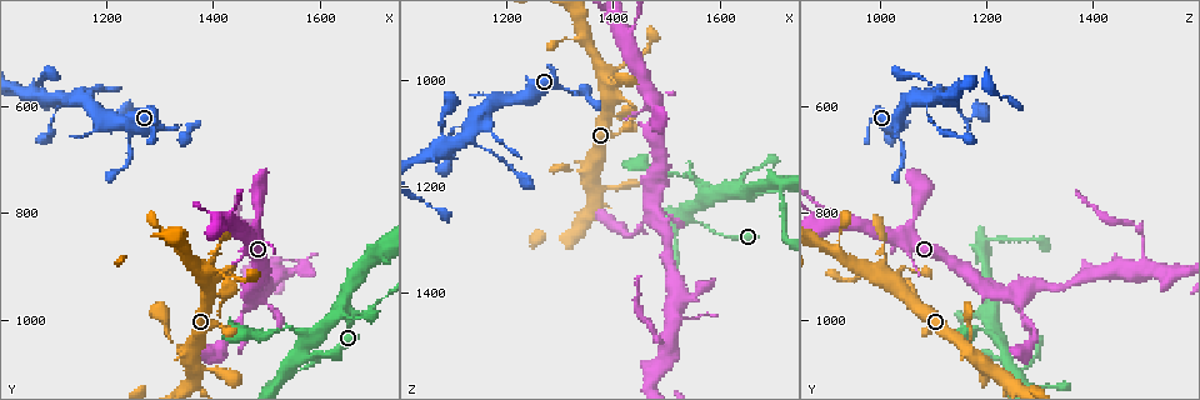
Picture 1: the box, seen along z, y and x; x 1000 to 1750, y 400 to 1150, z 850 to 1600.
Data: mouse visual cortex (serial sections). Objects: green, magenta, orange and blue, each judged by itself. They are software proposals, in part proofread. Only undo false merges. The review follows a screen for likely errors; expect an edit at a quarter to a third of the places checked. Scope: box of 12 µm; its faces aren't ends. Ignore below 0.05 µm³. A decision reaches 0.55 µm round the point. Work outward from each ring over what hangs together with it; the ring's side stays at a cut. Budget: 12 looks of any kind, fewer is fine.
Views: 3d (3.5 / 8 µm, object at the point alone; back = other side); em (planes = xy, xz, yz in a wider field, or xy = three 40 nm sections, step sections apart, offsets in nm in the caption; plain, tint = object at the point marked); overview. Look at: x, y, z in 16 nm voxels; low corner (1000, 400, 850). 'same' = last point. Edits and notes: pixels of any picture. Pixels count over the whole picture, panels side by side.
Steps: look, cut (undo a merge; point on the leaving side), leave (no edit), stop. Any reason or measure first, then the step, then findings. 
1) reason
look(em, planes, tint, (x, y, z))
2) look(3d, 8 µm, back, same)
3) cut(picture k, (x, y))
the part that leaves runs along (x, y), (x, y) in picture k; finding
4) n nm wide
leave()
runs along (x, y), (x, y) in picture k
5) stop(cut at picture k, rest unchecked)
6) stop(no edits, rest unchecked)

thick turns thin
look(3d, 3.5 µm, back, (1435, 1020, 1290))

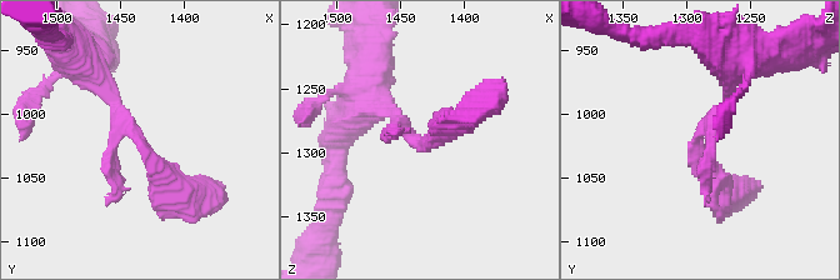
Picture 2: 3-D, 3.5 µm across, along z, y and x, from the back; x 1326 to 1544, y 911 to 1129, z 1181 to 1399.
look(em, xy, step 1, tint, (1436, 1016, 1290))

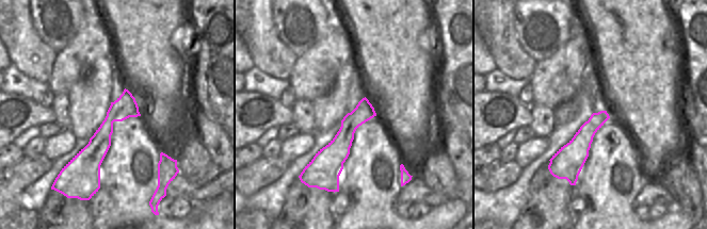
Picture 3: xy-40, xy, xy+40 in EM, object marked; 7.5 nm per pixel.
150 nm wide
leave()
runs along (95, 74), (149, 158), (188, 193) in picture 2; one cell here

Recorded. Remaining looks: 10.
arms part here
look(3d, 3.5 µm, (1545, 1095, 1260))

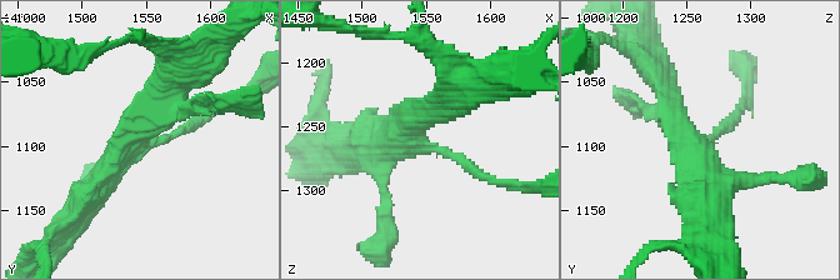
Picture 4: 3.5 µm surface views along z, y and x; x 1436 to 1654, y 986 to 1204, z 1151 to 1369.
3 arms; arms of 150, 300, 300 nm
look(em, planes, tint, (1544, 1098, 1256))

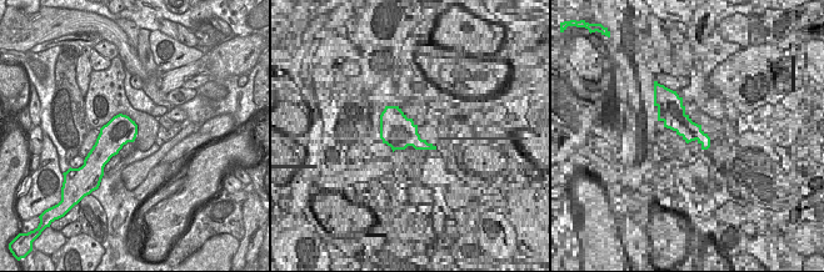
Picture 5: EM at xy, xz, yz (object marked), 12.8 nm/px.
leave()
runs along (736, 116), (695, 143), (663, 81) in picture 4; continuous, no second cell

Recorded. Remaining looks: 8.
side arm on a straight run
look(3d, 3.5 µm, (1625, 990, 1215))

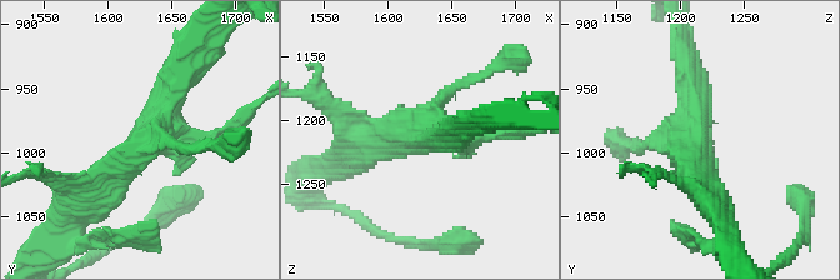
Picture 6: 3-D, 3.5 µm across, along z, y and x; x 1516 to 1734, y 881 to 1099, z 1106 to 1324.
look(em, xy, step 2, plain, (1624, 996, 1208))

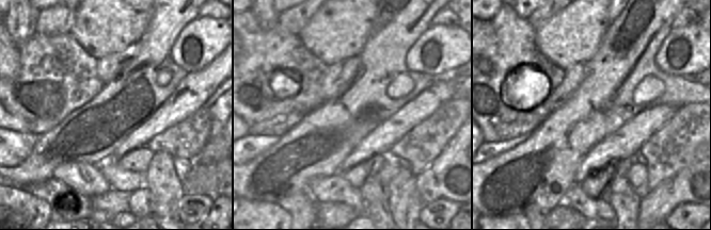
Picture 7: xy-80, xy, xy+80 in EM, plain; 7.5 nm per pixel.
where the object lies
look(em, xy, step 2, tint, same)

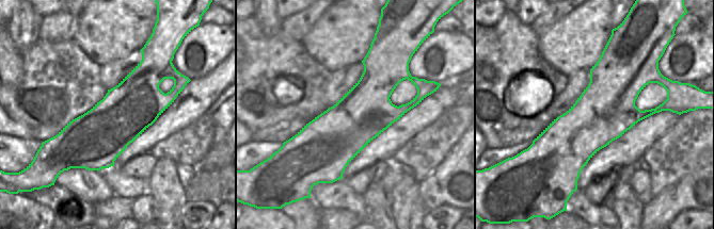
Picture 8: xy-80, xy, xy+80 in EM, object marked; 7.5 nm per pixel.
420 nm wide
leave()
runs along (79, 208), (148, 139), (179, 78) in picture 6; one cell here

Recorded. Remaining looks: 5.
abrupt turn
look(3d, 3.5 µm, (1355, 635, 1035))

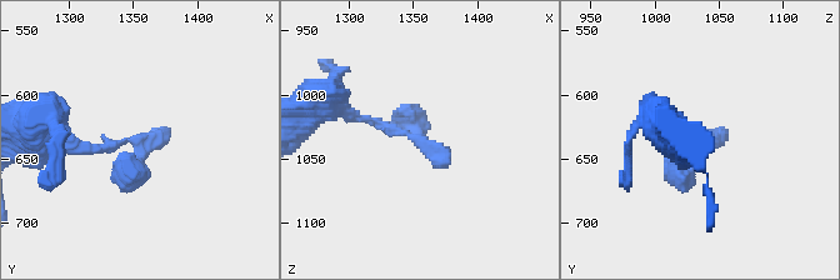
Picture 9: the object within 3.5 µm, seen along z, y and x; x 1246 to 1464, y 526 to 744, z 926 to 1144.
look(em, xy, step 3, tint, (1352, 638, 1038))

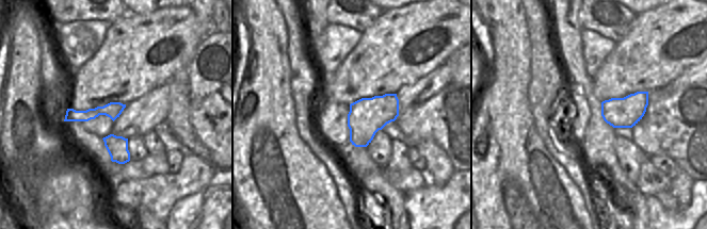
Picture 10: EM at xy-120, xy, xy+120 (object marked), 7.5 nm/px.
leave()
runs along (121, 107), (67, 118) in picture 10; continuous, no second cell

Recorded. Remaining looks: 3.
small branch off a trunk
look(3d, 3.5 µm, (1135, 585, 1110))

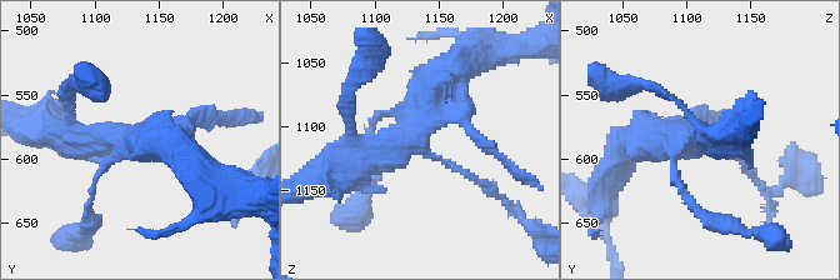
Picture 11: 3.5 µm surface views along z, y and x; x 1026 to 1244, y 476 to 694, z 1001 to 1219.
look(em, xy, step 1, tint, (1132, 584, 1108))

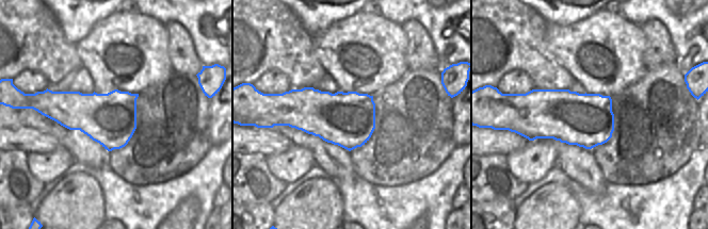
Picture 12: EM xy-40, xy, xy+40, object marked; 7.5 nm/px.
cut(picture 11, (483, 183))
the part that leaves runs along (444, 164), (483, 183), (529, 228) in picture 11; a second cell is stuck on

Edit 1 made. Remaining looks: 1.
stop(cut at picture 11, rest unchecked)

